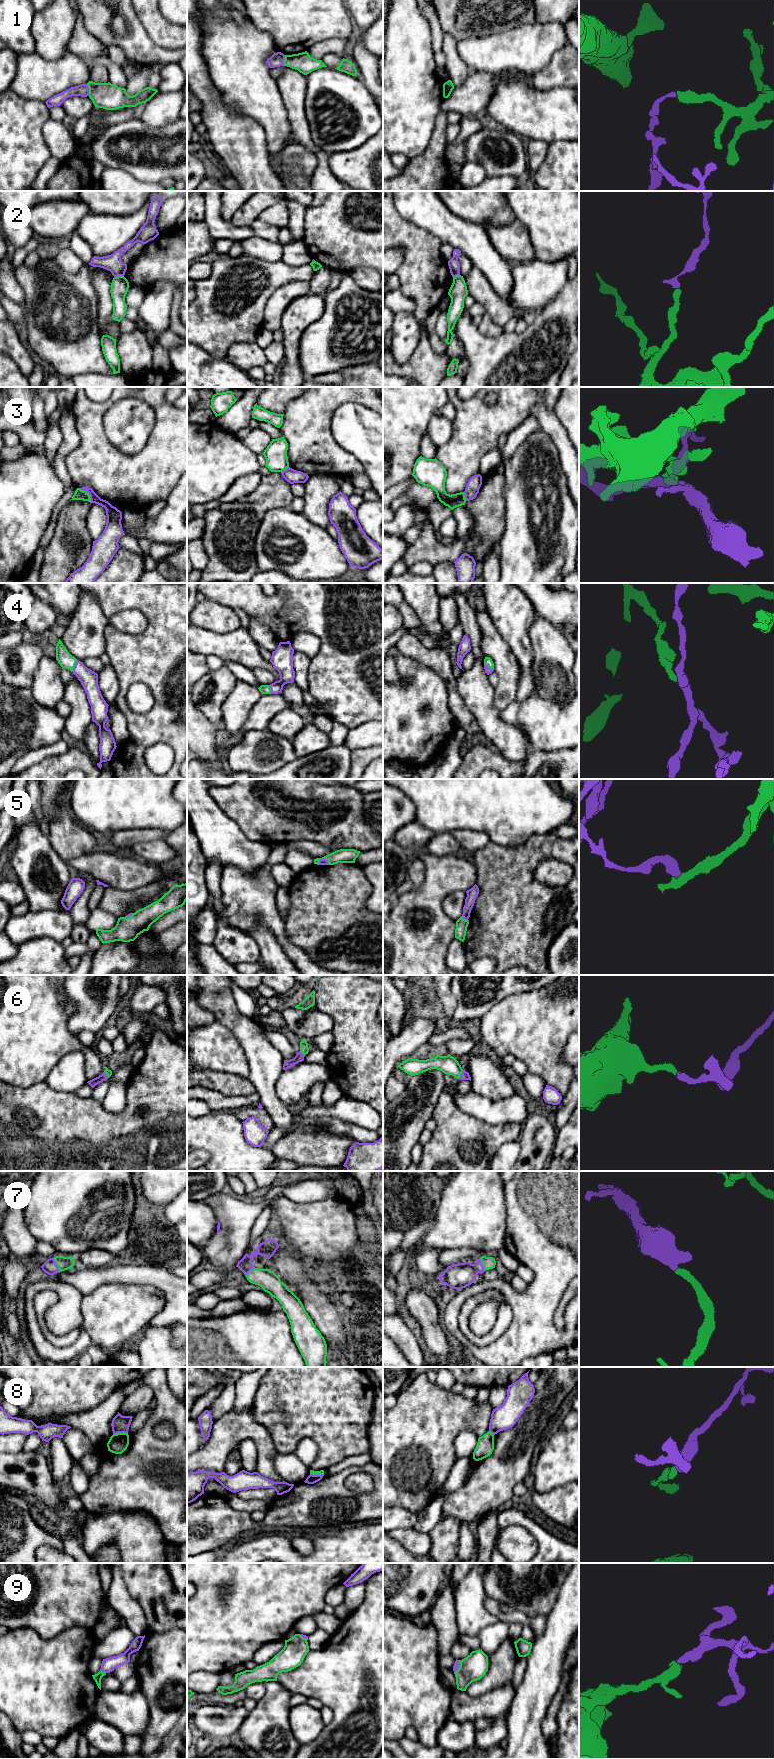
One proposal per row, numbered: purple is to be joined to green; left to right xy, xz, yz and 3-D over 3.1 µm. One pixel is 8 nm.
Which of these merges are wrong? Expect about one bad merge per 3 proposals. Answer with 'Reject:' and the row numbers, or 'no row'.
Reject: 1, 2, 3, 8

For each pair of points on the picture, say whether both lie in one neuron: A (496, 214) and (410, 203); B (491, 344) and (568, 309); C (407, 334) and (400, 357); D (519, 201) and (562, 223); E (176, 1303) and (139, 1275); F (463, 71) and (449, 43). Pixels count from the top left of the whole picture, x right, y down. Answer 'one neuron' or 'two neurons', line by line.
A: two neurons
B: one neuron
C: one neuron
D: one neuron
E: one neuron
F: one neuron

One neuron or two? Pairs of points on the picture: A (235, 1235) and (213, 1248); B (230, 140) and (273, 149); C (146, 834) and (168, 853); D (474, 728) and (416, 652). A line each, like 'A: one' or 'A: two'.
A: one
B: two
C: two
D: one

